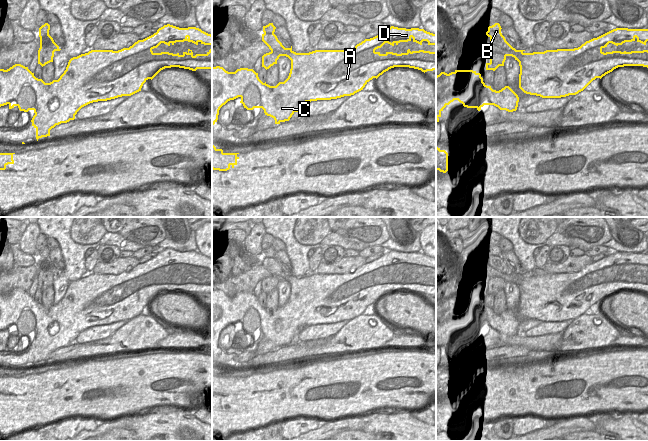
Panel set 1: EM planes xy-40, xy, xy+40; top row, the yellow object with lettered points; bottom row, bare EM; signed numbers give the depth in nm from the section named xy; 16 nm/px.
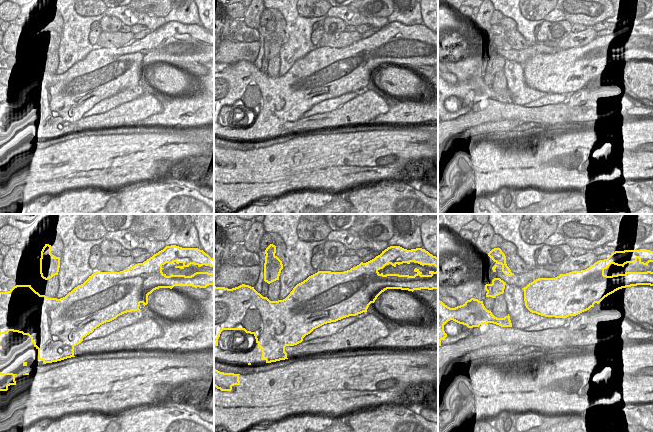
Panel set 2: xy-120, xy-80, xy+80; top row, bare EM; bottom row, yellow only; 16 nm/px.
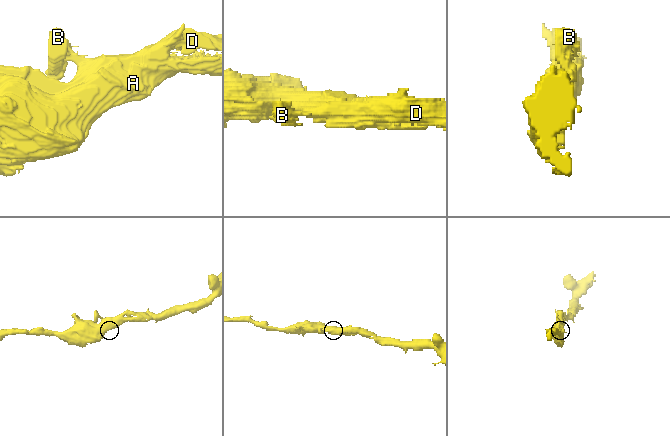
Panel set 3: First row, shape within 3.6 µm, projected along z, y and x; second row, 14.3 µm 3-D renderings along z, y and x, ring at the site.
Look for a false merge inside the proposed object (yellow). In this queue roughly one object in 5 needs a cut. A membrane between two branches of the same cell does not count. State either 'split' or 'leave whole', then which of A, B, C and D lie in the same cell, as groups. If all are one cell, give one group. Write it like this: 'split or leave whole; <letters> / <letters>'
leave whole; A B C D

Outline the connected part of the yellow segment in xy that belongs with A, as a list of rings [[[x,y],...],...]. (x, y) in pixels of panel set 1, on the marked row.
[[[273,23],[263,26],[262,41],[271,50],[262,56],[262,67],[266,70],[274,64],[280,56],[286,56],[291,60],[291,69],[288,78],[279,82],[276,86],[263,83],[253,69],[240,68],[235,72],[228,72],[223,67],[212,67],[212,126],[217,122],[219,110],[228,101],[241,98],[240,103],[247,110],[262,108],[265,115],[272,117],[275,124],[289,121],[295,112],[306,103],[317,100],[331,100],[344,96],[351,96],[363,90],[365,85],[373,78],[378,78],[384,72],[394,67],[409,67],[422,72],[436,70],[436,52],[410,51],[406,53],[386,52],[381,54],[375,50],[385,43],[392,46],[400,42],[413,41],[422,45],[427,41],[428,45],[436,46],[436,34],[419,28],[398,28],[391,26],[379,35],[365,39],[357,44],[354,49],[347,50],[315,50],[309,53],[296,53],[290,48],[285,48],[274,34],[276,27]]]

